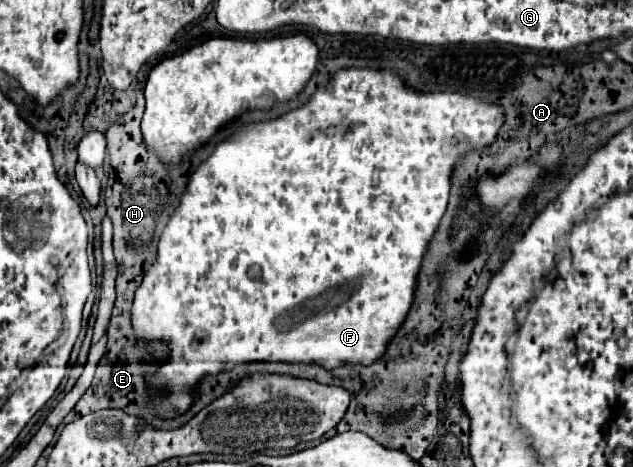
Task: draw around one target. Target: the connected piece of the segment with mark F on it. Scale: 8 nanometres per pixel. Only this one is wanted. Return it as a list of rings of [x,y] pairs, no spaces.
[[[347,68],[347,70],[339,70],[329,82],[327,86],[321,86],[307,104],[299,106],[297,110],[285,114],[283,118],[277,118],[277,120],[271,120],[271,122],[257,122],[257,124],[251,124],[251,126],[245,126],[241,128],[235,136],[231,136],[229,140],[221,142],[213,154],[191,174],[189,178],[189,184],[187,184],[187,190],[181,198],[181,204],[177,208],[177,212],[171,216],[165,232],[161,234],[161,240],[159,240],[159,252],[157,252],[157,260],[155,264],[151,266],[151,270],[147,272],[147,276],[143,278],[141,286],[137,288],[135,292],[135,302],[133,302],[133,326],[135,326],[135,336],[137,340],[151,340],[151,338],[159,338],[159,340],[165,340],[169,342],[169,361],[164,359],[164,356],[145,356],[145,362],[159,362],[161,368],[157,372],[145,372],[143,376],[149,374],[151,376],[145,376],[145,379],[150,379],[151,386],[155,386],[157,390],[161,390],[163,386],[169,388],[169,398],[165,400],[165,404],[161,406],[161,416],[173,416],[175,412],[185,412],[193,400],[191,396],[191,390],[193,386],[207,374],[217,374],[221,370],[229,370],[233,368],[233,364],[237,362],[249,362],[249,360],[287,360],[287,362],[317,362],[321,364],[323,368],[331,370],[339,364],[371,364],[375,360],[379,360],[385,352],[385,344],[393,338],[393,334],[397,332],[397,328],[401,326],[401,322],[405,320],[409,308],[411,308],[411,302],[413,302],[413,290],[415,290],[415,276],[419,272],[419,266],[421,266],[421,256],[427,248],[427,242],[429,238],[433,236],[445,208],[447,208],[447,202],[449,202],[449,176],[451,176],[451,168],[455,166],[455,162],[459,160],[461,154],[465,154],[467,150],[471,148],[477,148],[477,146],[487,146],[489,142],[493,142],[499,126],[503,122],[503,110],[501,106],[497,104],[491,104],[491,102],[483,102],[483,100],[477,100],[477,98],[471,98],[471,96],[463,96],[463,94],[457,94],[457,92],[439,92],[439,94],[421,94],[421,92],[415,92],[411,88],[405,88],[401,78],[397,78],[395,74],[389,74],[389,72],[379,72],[379,70],[371,70],[371,68]]]

